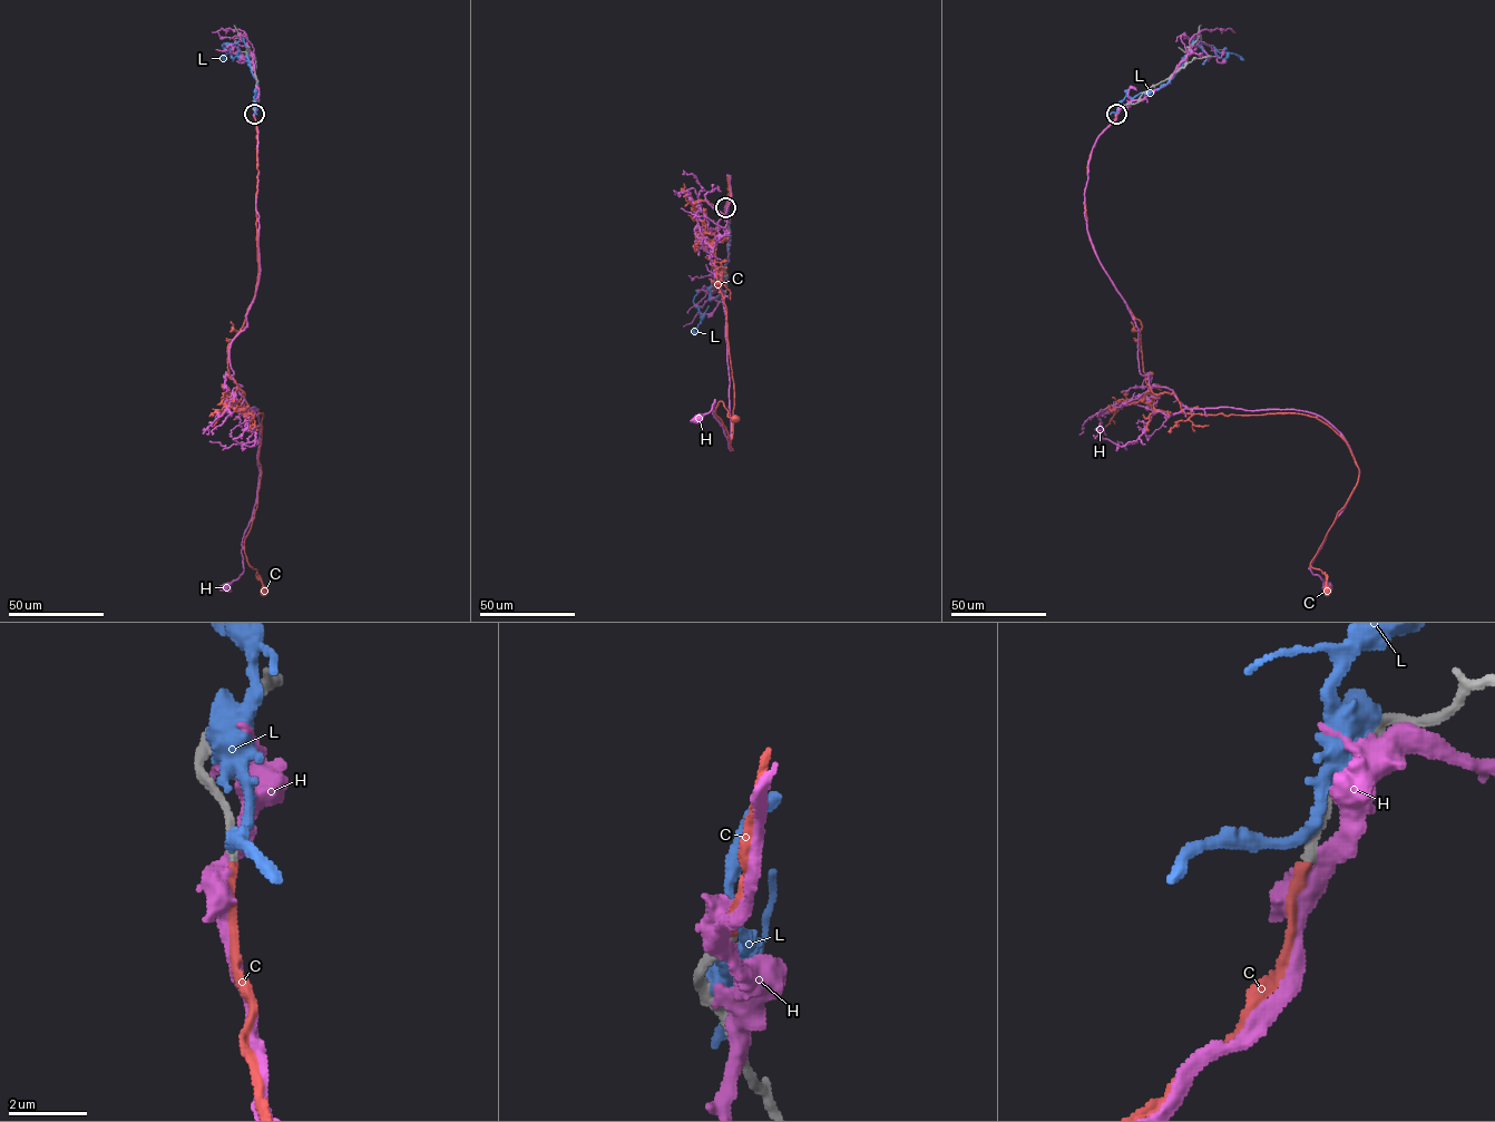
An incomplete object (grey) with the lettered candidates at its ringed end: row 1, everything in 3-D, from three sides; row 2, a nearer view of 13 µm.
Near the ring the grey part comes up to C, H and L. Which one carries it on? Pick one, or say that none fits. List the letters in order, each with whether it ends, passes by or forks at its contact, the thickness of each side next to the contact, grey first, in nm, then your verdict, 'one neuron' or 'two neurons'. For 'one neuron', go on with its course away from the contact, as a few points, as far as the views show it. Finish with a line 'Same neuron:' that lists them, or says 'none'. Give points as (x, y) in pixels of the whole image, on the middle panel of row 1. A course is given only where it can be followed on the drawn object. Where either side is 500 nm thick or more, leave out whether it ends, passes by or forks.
C: it ends there; 260 nm thick on the grey side, 240 nm on the other; one neuron; it runs (725, 207), (729, 175), (726, 211), (699, 232), (715, 245), (726, 309), (732, 450), (719, 402), (734, 418)
H: it passes by; 280 nm thick on the grey side, 400 nm on the other; two neurons
L: it passes by; 300 nm thick on the grey side, 240 nm on the other; two neurons
Same neuron: C

